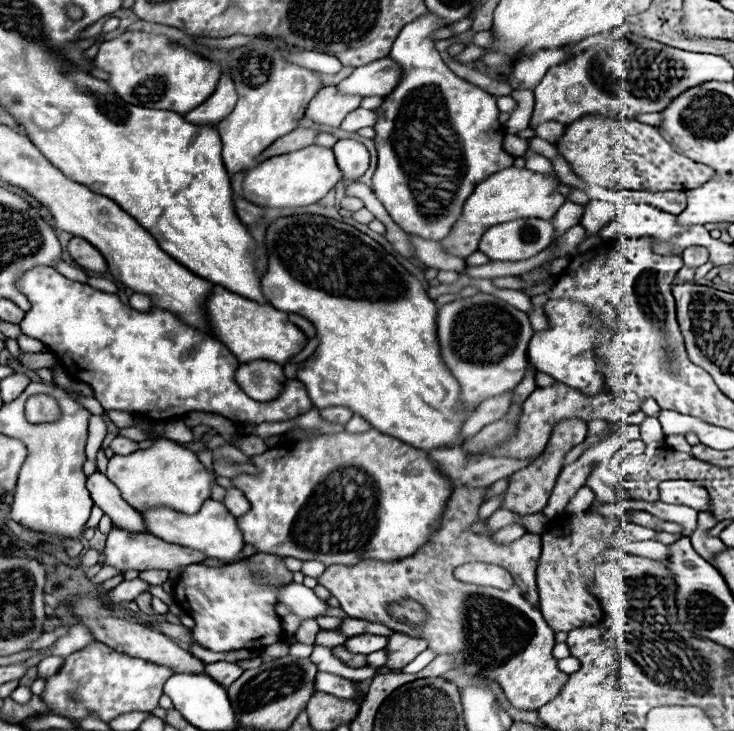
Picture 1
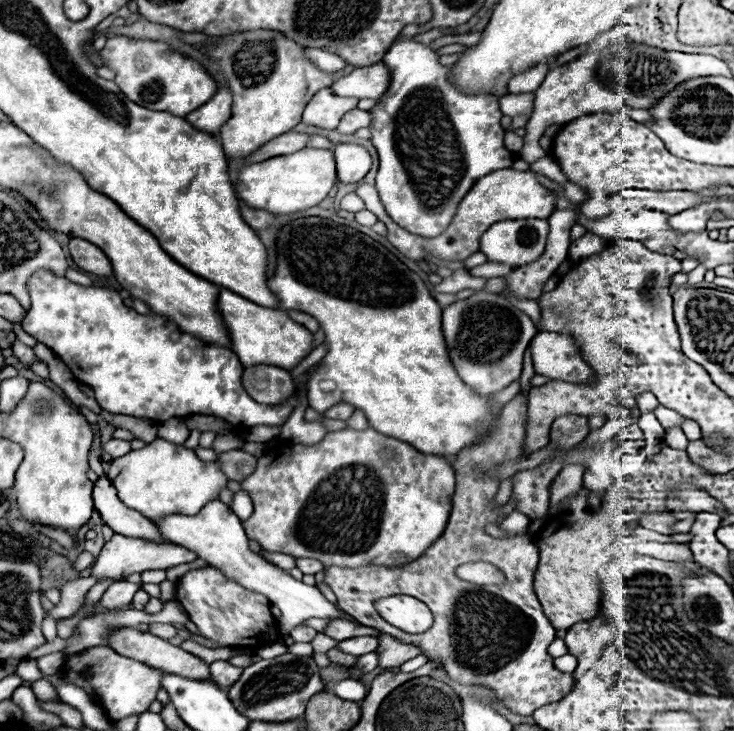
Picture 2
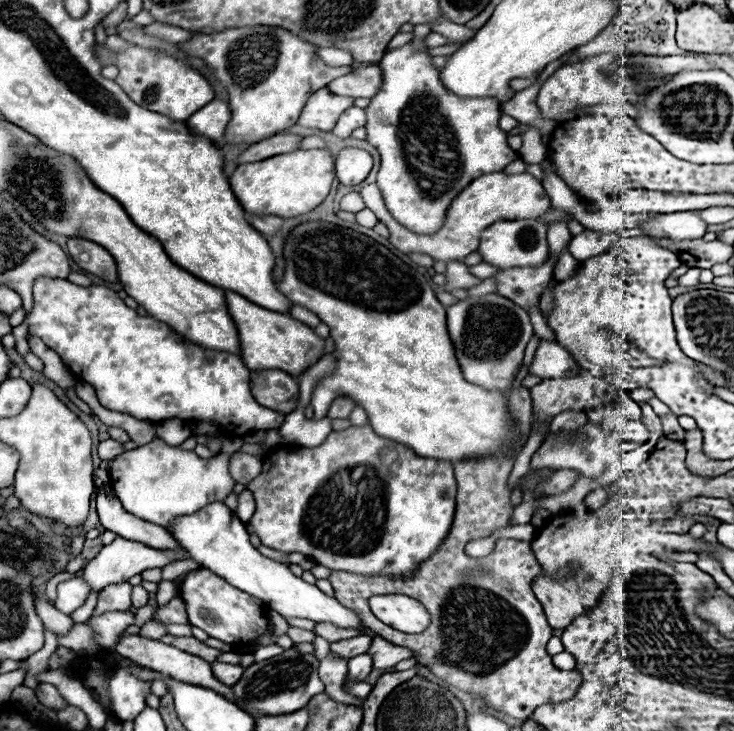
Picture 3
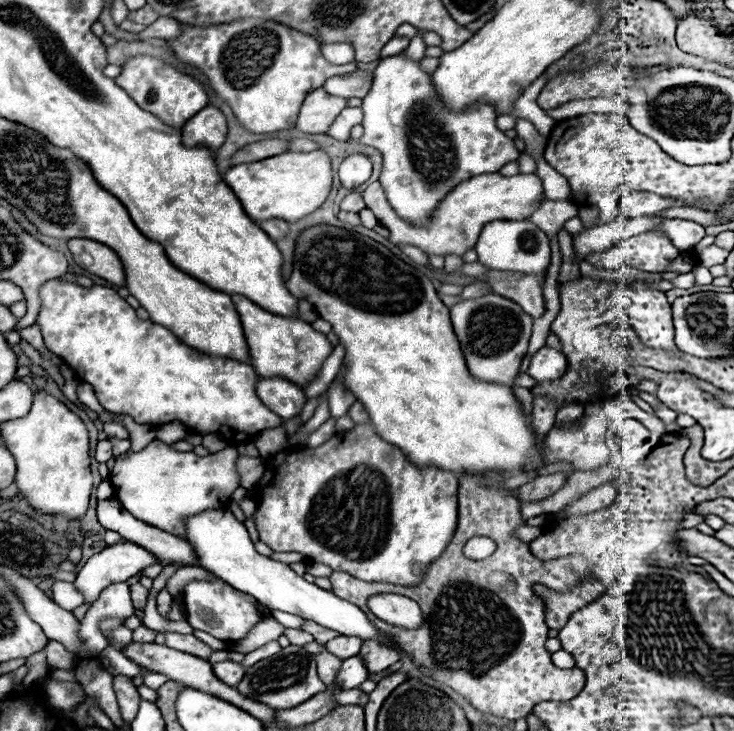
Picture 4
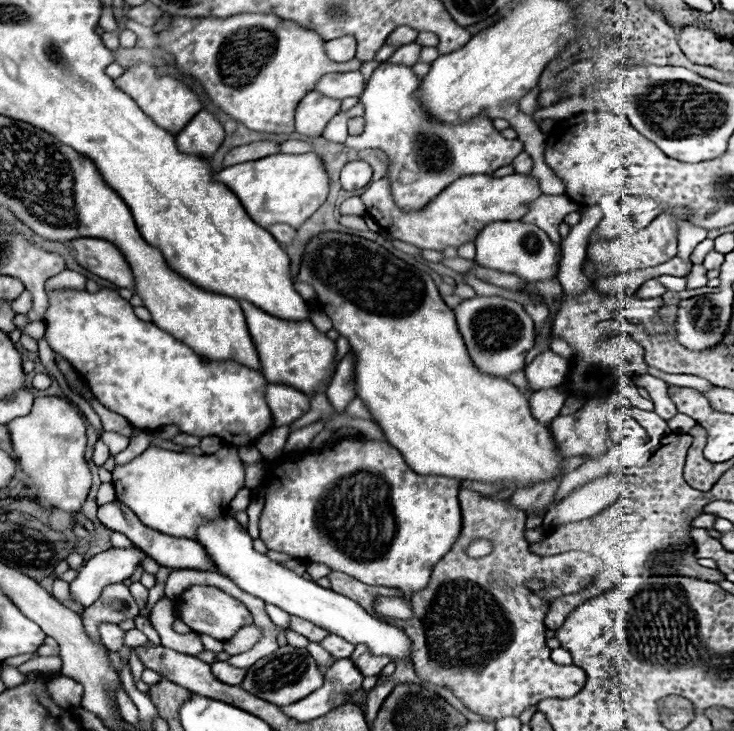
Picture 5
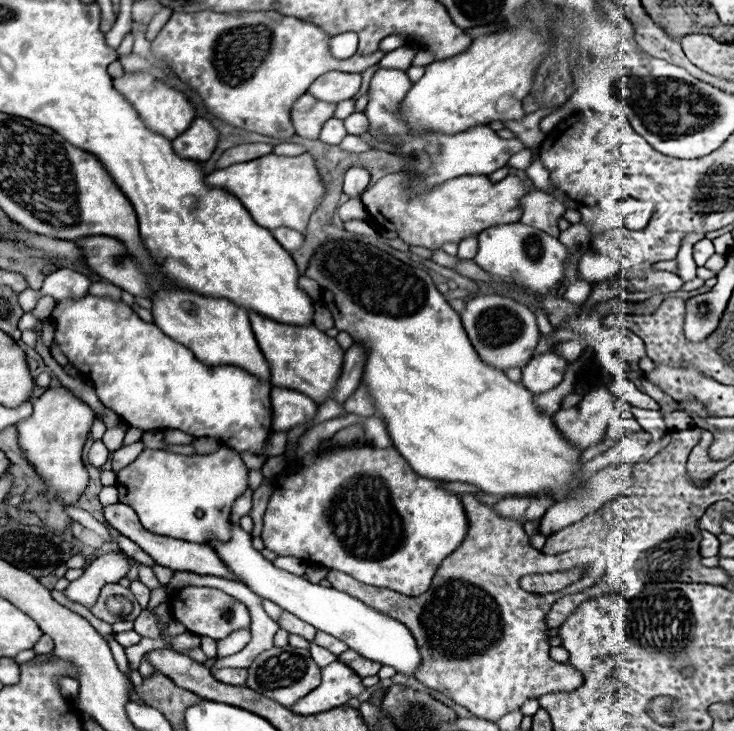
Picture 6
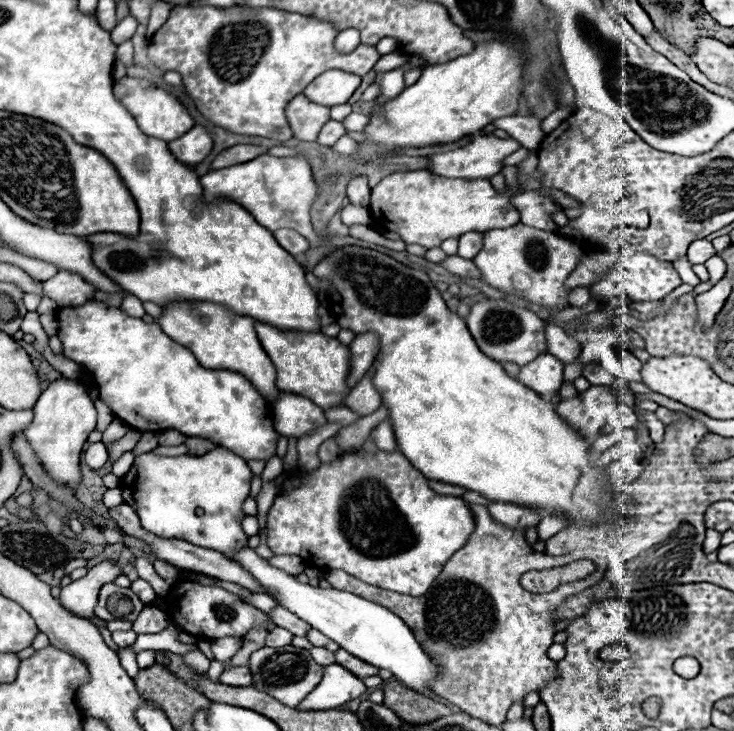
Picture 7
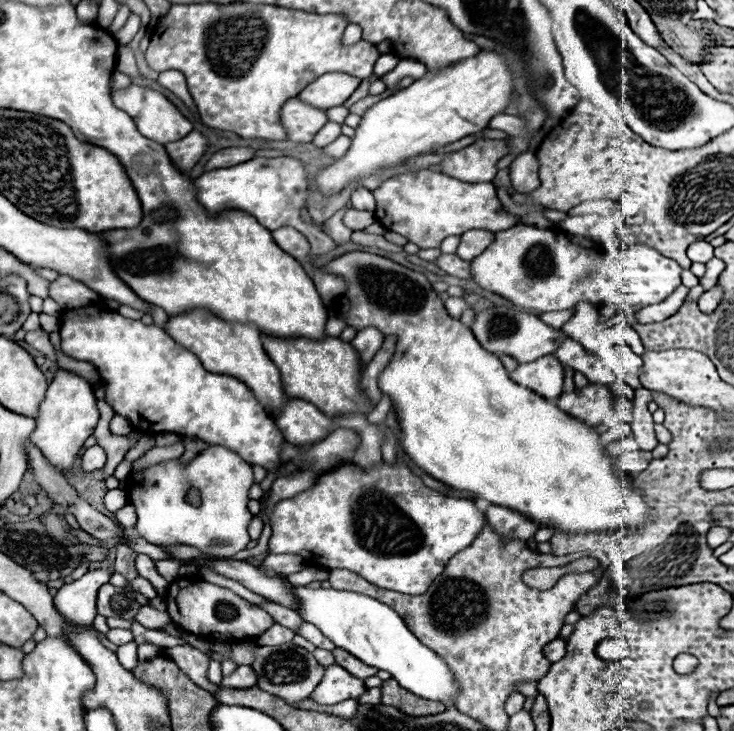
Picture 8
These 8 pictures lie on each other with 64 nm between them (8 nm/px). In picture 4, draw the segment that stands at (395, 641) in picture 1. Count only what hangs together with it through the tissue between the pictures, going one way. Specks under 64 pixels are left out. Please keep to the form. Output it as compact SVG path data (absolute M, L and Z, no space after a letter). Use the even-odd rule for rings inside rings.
M368 640L364 644L364 650L360 650L360 656L364 658L368 672L374 674L374 672L382 672L388 666L392 666L394 662L402 660L402 650L388 648L388 646L382 646L380 642Z

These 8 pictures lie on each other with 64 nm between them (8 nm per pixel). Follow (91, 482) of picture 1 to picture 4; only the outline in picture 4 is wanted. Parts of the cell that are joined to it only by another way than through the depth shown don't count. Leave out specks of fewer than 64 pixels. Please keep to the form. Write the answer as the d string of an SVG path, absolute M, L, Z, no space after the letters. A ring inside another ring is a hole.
M116 498L98 500L98 522L100 522L106 530L118 532L124 540L136 542L136 544L144 546L146 550L150 550L152 554L156 554L164 564L172 564L172 562L174 562L174 564L182 564L182 566L194 566L194 564L196 564L194 550L192 550L192 546L188 546L188 542L182 542L180 536L168 534L168 532L164 532L164 530L158 530L158 528L154 528L154 526L148 526L146 522L140 522L138 518L134 518L132 514L128 514L128 510L124 510Z

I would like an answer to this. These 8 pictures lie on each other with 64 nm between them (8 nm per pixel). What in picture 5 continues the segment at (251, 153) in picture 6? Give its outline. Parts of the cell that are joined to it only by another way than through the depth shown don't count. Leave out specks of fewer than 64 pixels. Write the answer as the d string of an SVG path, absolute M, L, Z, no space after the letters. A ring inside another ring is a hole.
M252 142L252 144L244 144L238 146L234 150L230 150L224 158L224 166L232 166L232 164L242 164L242 162L250 162L250 160L260 160L264 156L272 156L280 152L280 144L278 142Z

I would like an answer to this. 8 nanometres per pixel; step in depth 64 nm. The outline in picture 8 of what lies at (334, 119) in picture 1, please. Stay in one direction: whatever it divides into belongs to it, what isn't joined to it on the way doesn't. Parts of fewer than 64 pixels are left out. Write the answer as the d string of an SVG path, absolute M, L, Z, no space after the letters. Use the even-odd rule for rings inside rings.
M290 98L282 106L282 124L292 142L312 142L324 122L328 122L326 110L308 106L300 98Z

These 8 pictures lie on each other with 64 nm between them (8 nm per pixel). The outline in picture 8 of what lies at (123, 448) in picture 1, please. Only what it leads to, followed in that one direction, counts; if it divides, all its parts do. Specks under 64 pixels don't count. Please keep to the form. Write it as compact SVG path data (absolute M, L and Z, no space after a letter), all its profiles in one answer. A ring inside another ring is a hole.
M92 446L82 456L82 466L88 472L94 472L106 464L106 452L100 446Z

